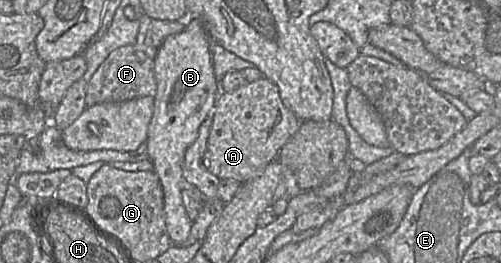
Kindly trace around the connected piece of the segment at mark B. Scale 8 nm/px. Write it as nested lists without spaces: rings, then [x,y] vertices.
[[[188,16],[185,28],[168,36],[154,57],[157,89],[146,143],[148,159],[153,163],[153,170],[162,185],[166,229],[172,244],[183,244],[192,227],[181,196],[185,187],[182,175],[184,155],[196,140],[201,123],[214,110],[221,92],[214,74],[210,42],[203,22]]]

